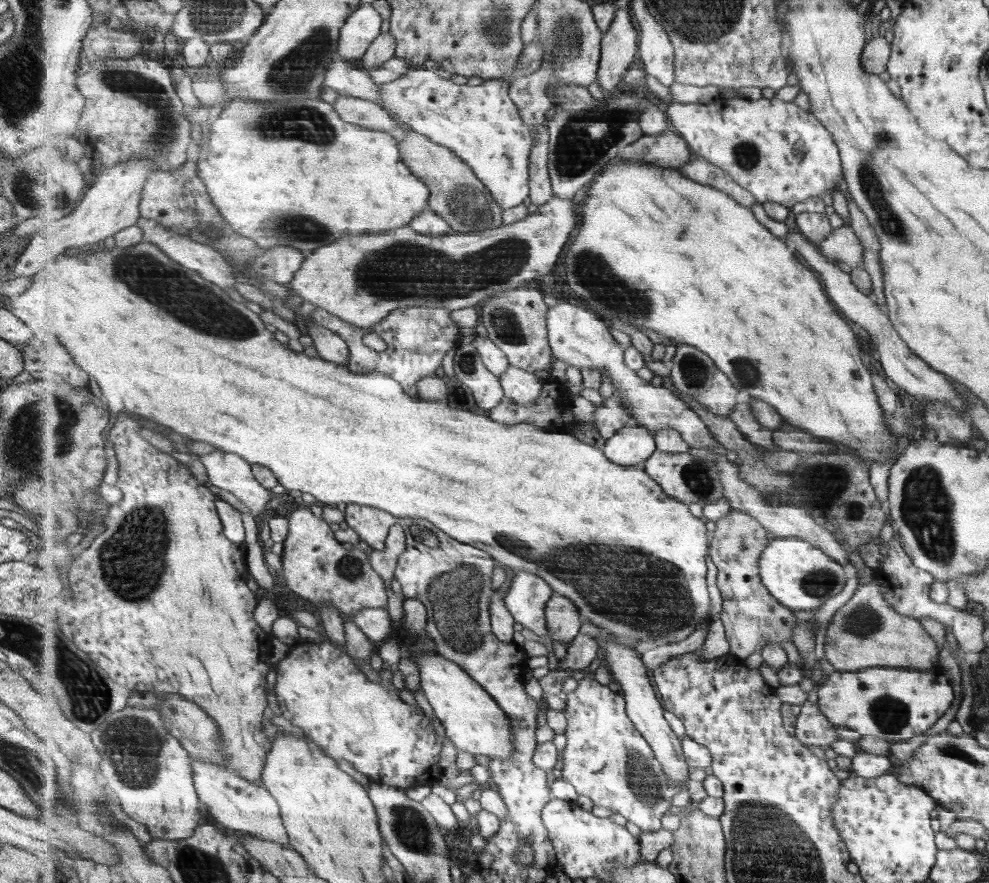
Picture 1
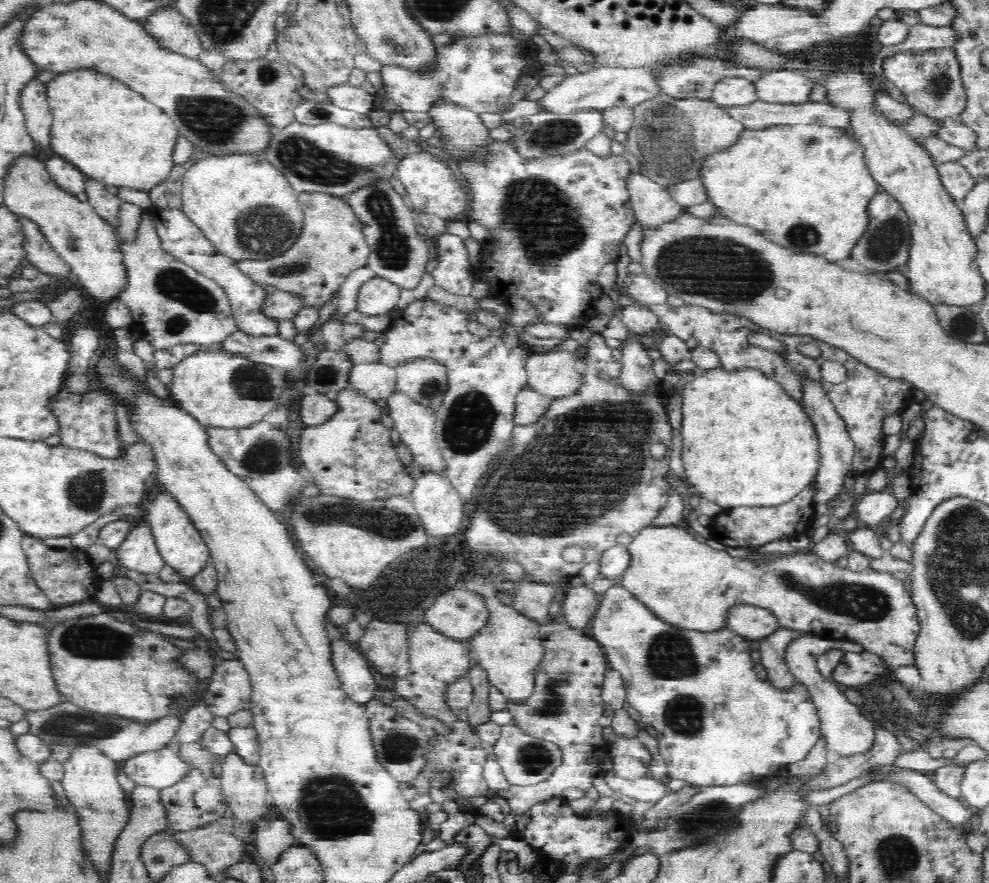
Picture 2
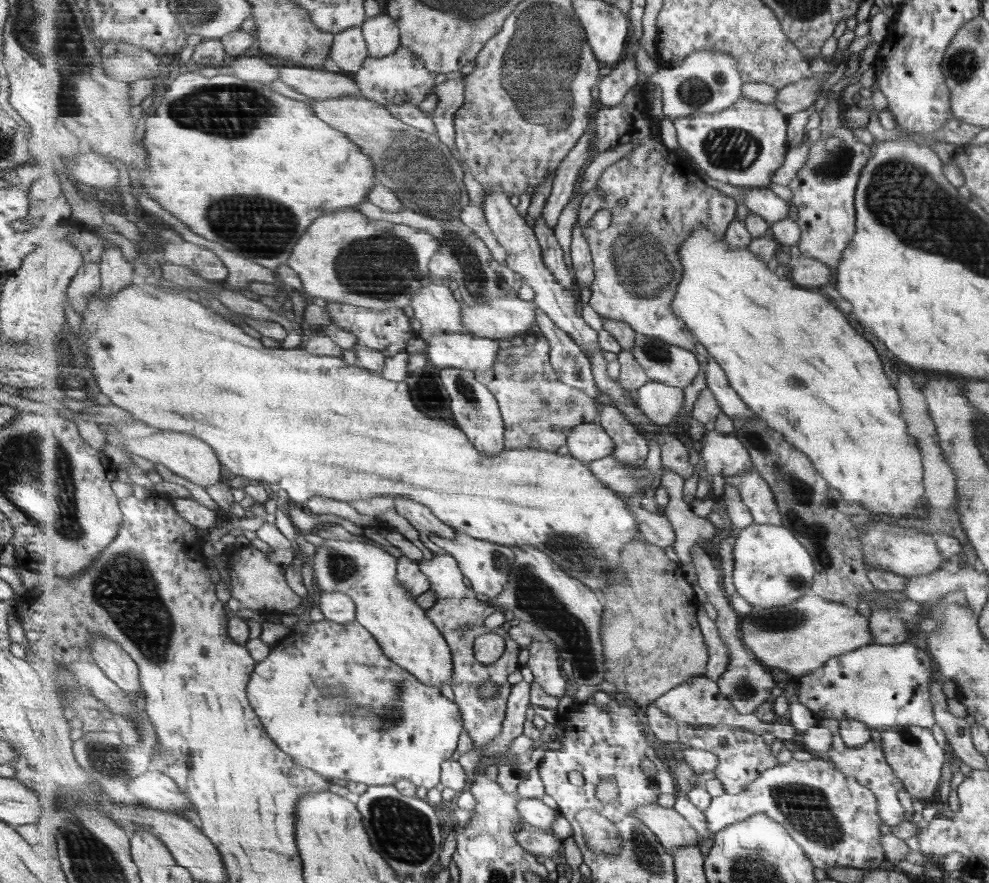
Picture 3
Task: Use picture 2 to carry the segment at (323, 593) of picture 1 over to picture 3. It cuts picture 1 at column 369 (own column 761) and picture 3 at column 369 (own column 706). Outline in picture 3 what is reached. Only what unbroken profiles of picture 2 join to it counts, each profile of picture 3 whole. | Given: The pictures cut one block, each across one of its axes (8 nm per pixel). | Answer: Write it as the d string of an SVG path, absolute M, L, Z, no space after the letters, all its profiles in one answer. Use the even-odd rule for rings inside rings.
M324 540L317 546L317 553L313 555L313 581L327 593L339 592L353 598L358 606L356 620L370 630L378 639L387 657L394 660L404 670L414 674L421 682L429 686L441 688L443 684L449 684L454 677L454 655L446 638L438 626L427 616L426 611L417 602L415 596L399 583L398 579L399 558L385 552L381 546L371 542L345 542L345 540Z

